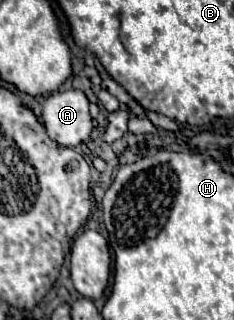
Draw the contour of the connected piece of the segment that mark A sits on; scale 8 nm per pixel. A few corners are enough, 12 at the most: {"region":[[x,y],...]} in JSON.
{"region":[[82,90],[52,92],[42,104],[48,136],[78,146],[92,132]]}

